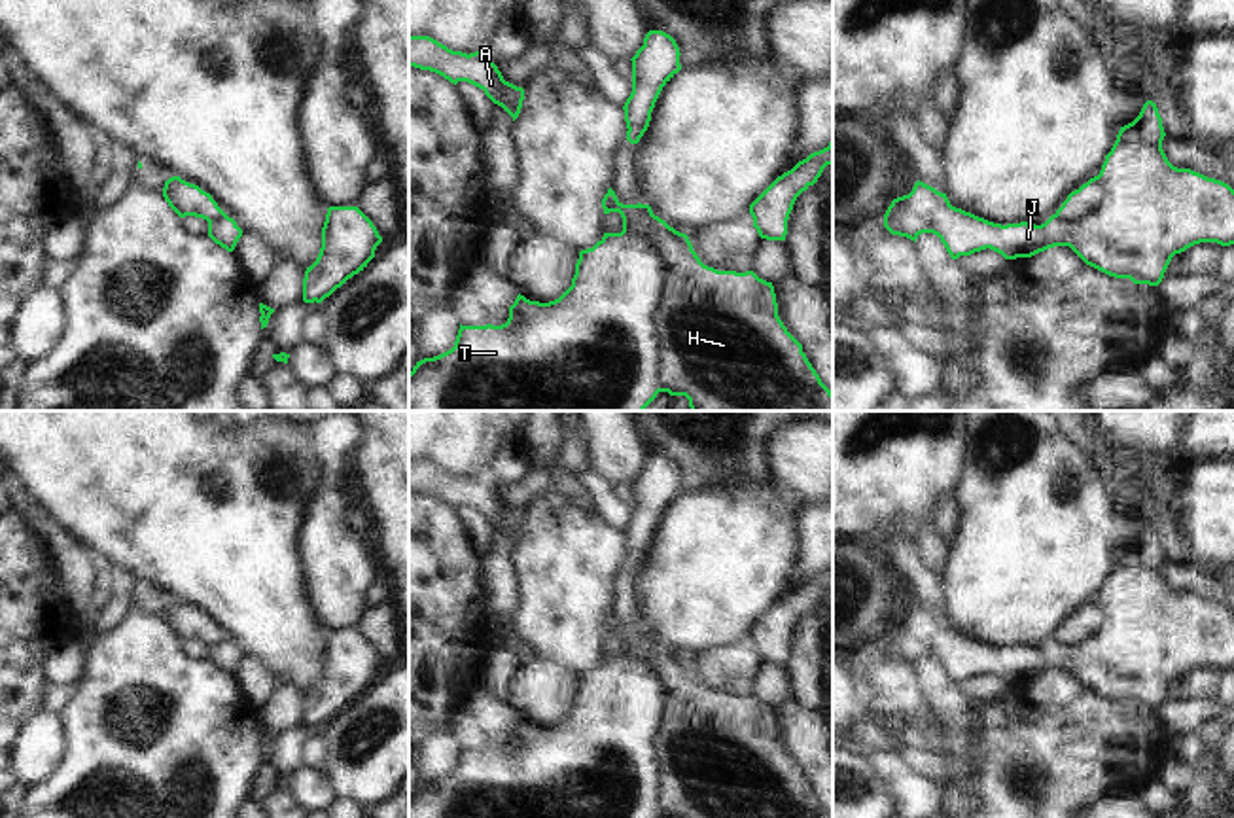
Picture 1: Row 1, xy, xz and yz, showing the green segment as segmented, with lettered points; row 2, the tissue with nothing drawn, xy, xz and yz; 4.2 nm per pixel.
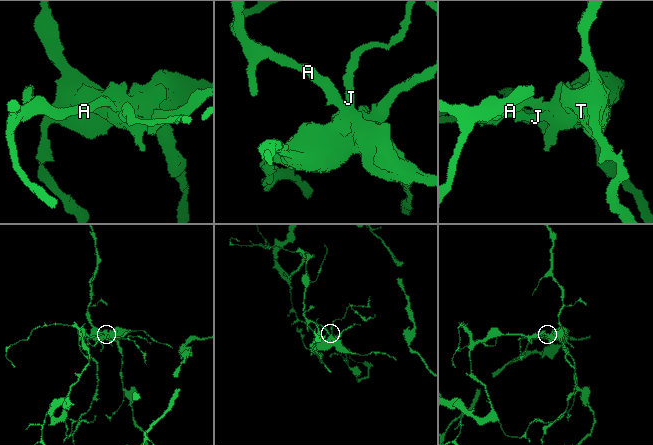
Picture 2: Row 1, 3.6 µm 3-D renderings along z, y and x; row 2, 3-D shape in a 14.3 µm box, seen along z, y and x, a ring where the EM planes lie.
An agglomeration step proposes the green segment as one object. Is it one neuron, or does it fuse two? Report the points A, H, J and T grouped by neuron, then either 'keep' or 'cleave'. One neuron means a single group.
A H / J T | cleave

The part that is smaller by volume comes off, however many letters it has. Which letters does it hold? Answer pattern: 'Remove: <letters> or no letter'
Remove: J, T

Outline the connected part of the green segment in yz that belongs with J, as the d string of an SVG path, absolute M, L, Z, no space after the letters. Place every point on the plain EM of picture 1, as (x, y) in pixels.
M1153 525L1139 540L1120 551L1111 576L1100 595L1105 608L1103 627L1079 646L1066 646L1052 638L1045 648L994 648L950 629L946 617L916 606L908 619L891 625L884 638L884 651L891 659L916 667L922 657L941 663L952 684L980 674L994 674L1005 684L1031 682L1054 670L1069 670L1086 689L1134 708L1158 710L1175 678L1200 667L1234 668L1234 614L1215 602L1190 593L1173 591L1164 574L1166 557Z

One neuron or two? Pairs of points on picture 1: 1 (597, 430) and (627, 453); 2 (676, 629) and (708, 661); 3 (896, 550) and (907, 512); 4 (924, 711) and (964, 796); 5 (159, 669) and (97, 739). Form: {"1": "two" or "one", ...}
{"1": "one", "2": "two", "3": "two", "4": "two", "5": "one"}

